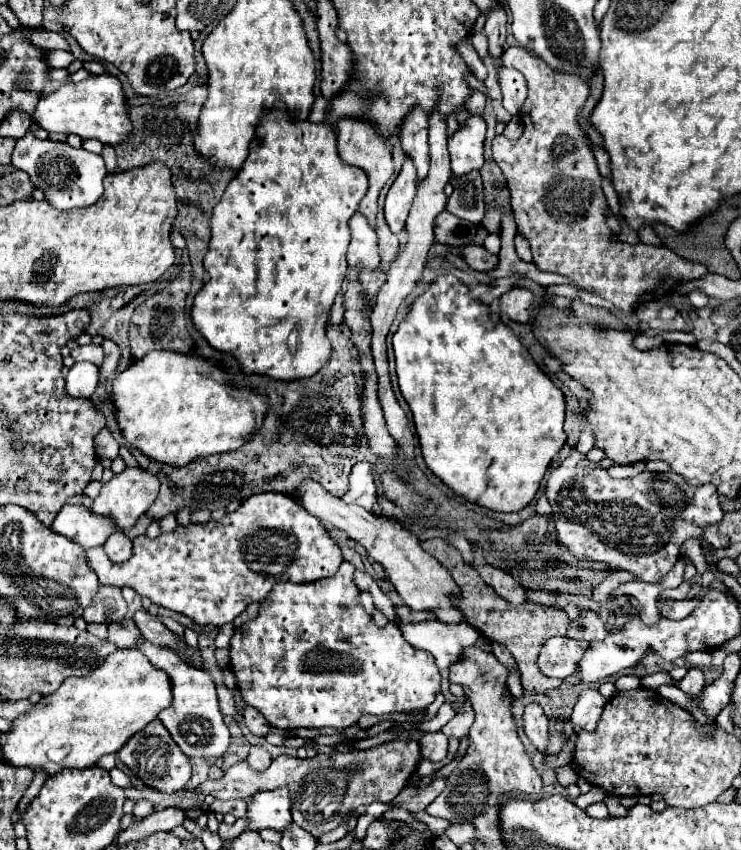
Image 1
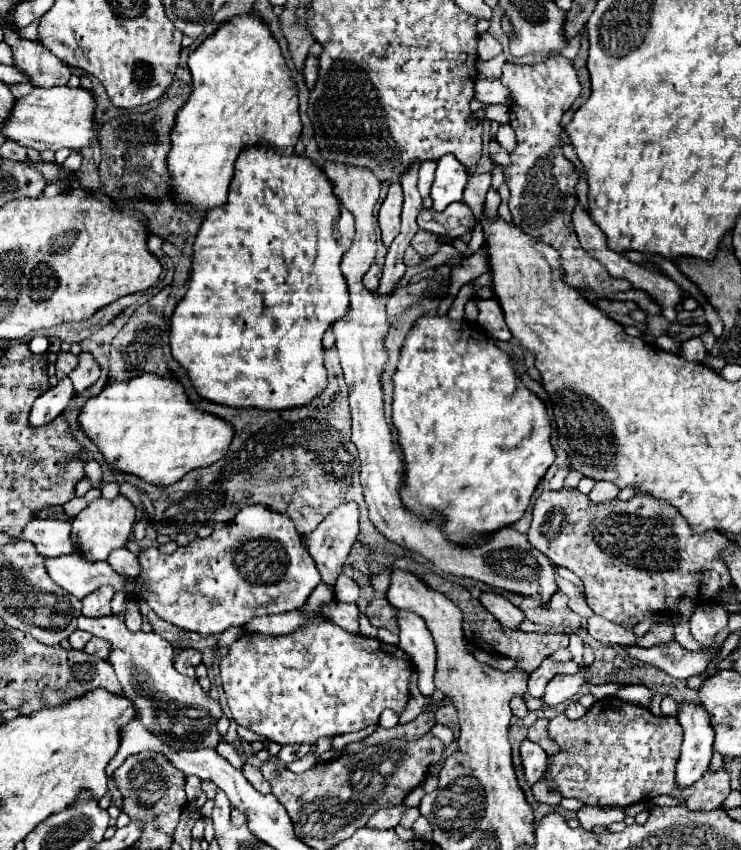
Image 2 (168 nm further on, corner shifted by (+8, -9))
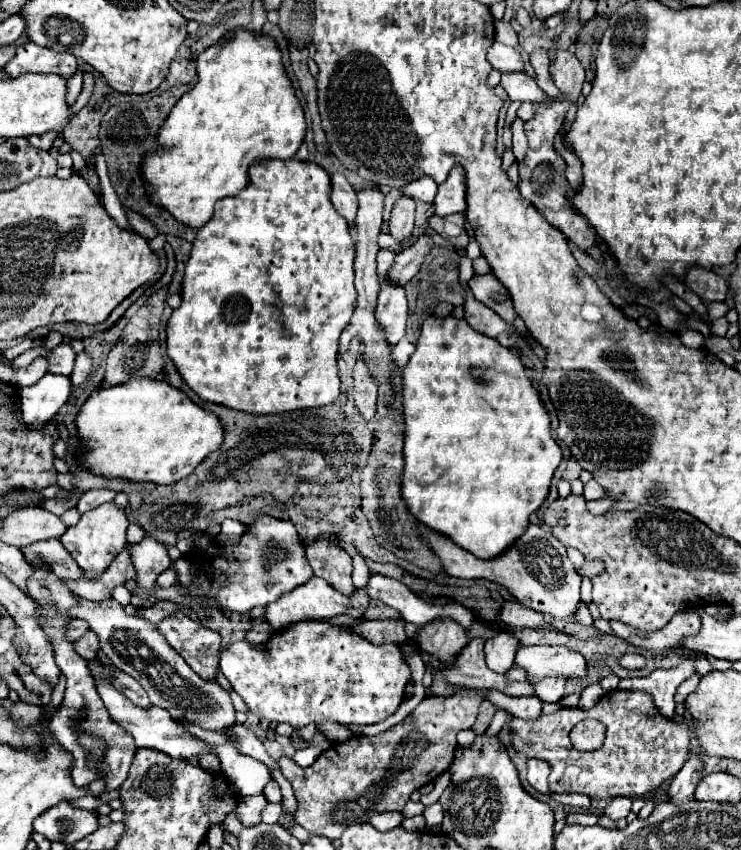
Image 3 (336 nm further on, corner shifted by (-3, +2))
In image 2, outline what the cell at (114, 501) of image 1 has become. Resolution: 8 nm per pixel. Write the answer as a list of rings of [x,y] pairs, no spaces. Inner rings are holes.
[[[117,496],[115,500],[105,500],[99,498],[95,502],[91,502],[85,510],[79,512],[77,518],[73,518],[71,522],[71,542],[75,544],[77,552],[91,562],[103,562],[107,560],[109,552],[115,548],[123,548],[131,536],[135,524],[135,506],[125,498],[125,496]]]

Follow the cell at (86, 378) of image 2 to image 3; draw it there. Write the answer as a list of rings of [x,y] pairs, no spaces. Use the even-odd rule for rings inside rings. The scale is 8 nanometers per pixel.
[[[86,351],[78,353],[78,355],[76,355],[74,371],[72,371],[72,375],[70,375],[72,385],[82,385],[82,383],[88,379],[88,375],[92,373],[92,369],[94,369],[94,365],[92,365],[92,357],[90,357]]]

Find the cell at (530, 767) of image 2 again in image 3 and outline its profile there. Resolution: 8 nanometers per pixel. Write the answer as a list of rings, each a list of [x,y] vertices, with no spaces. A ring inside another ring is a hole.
[[[528,759],[528,783],[536,791],[550,793],[548,775],[550,775],[550,767],[548,763],[544,763],[544,759]]]

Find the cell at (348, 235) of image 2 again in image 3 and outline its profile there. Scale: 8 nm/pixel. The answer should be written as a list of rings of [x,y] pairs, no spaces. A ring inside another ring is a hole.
[[[334,173],[332,175],[332,205],[336,207],[336,211],[350,223],[350,227],[354,227],[356,221],[356,193],[352,189],[352,185],[346,181],[344,175]]]

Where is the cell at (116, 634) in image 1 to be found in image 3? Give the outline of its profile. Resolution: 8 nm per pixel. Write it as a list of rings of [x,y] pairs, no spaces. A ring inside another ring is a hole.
[[[88,631],[84,637],[80,637],[76,643],[74,643],[74,649],[80,657],[84,657],[86,661],[88,659],[96,659],[96,655],[100,653],[100,639],[96,633]]]

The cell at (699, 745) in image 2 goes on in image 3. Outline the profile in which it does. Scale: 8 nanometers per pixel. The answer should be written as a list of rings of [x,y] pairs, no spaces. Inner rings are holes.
[[[690,755],[688,761],[684,763],[684,767],[680,769],[680,773],[670,783],[670,789],[668,789],[670,801],[676,805],[692,801],[694,789],[702,777],[704,777],[704,763],[700,761],[698,755]]]

